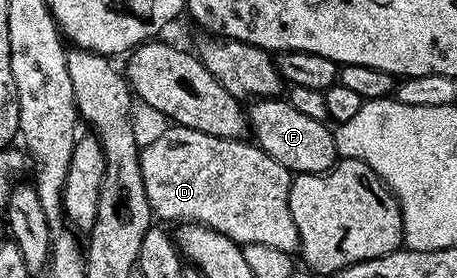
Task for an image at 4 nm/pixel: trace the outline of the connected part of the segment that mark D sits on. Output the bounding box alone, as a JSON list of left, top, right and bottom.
[140,125,299,254]

